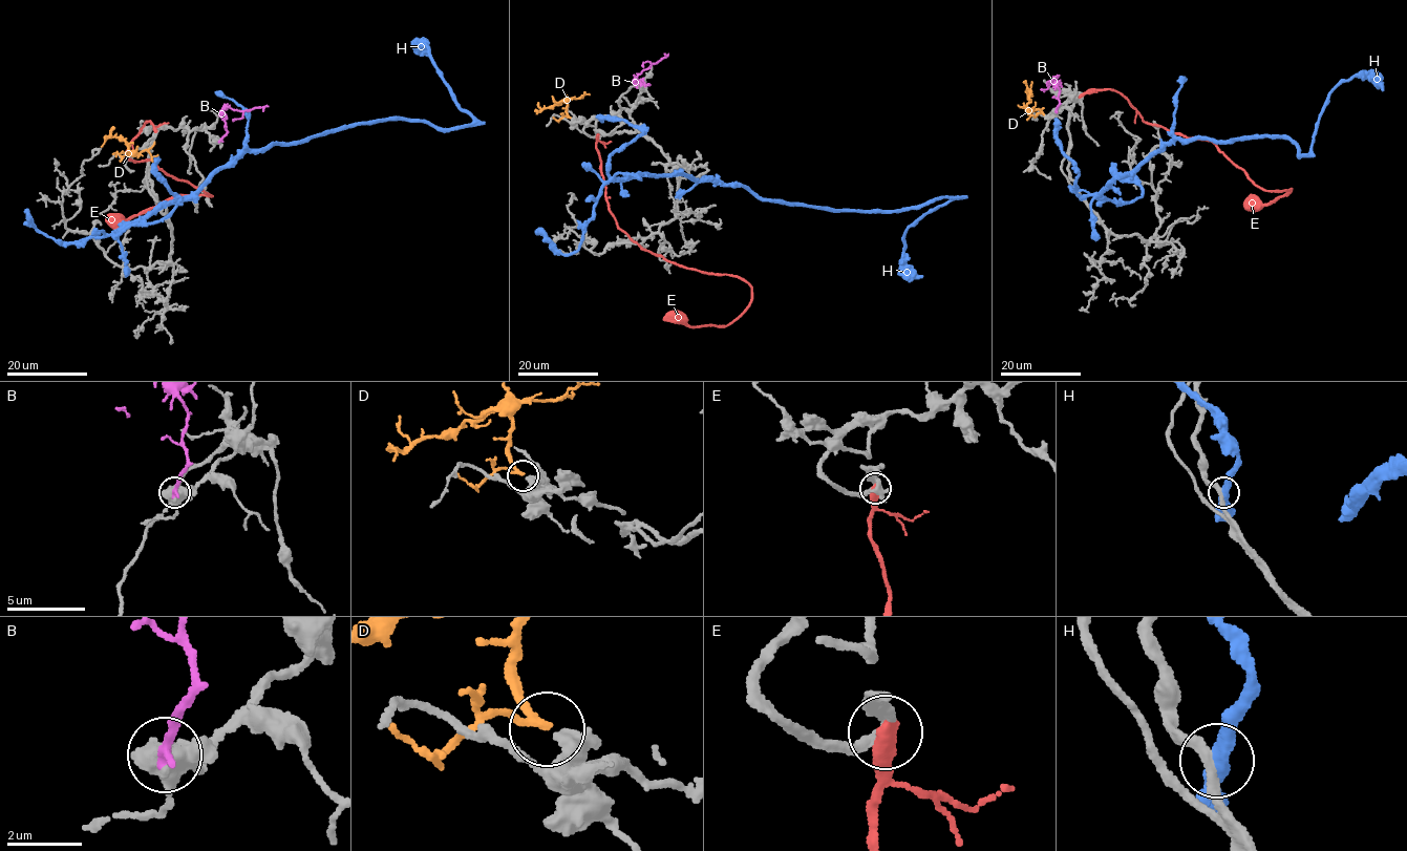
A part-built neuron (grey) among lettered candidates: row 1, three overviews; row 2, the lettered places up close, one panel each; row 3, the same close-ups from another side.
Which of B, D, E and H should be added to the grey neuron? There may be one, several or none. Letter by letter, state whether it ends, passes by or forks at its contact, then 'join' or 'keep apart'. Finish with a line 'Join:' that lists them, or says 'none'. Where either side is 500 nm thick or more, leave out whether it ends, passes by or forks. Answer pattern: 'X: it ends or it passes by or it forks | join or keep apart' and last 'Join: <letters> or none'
B: it ends | keep apart
D: it passes by | keep apart
E: join
H: it passes by | keep apart
Join: E

